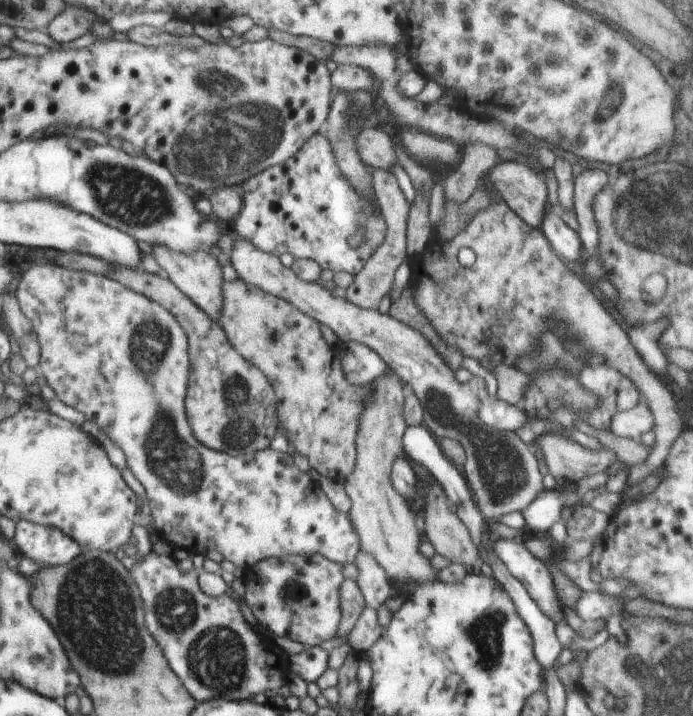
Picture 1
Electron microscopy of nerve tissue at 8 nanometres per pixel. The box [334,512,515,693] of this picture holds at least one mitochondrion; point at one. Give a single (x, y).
(485, 631)

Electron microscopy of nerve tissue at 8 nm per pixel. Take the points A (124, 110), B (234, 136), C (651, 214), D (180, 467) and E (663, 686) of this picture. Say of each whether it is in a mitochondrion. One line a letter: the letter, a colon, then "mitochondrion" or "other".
A: other
B: mitochondrion
C: mitochondrion
D: mitochondrion
E: mitochondrion

